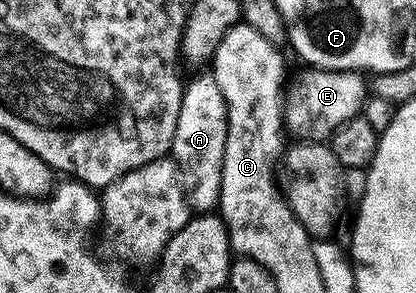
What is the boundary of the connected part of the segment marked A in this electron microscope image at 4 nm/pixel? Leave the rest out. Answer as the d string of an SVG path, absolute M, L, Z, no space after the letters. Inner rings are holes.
M206 72L206 74L198 74L194 79L185 83L182 91L182 103L180 104L180 120L176 122L176 136L170 145L170 154L175 162L178 164L178 169L184 179L185 185L188 187L188 197L191 207L198 212L210 212L218 205L218 197L220 196L220 176L224 168L224 144L228 140L228 104L224 104L224 95L220 92L220 84L216 84L213 73Z

